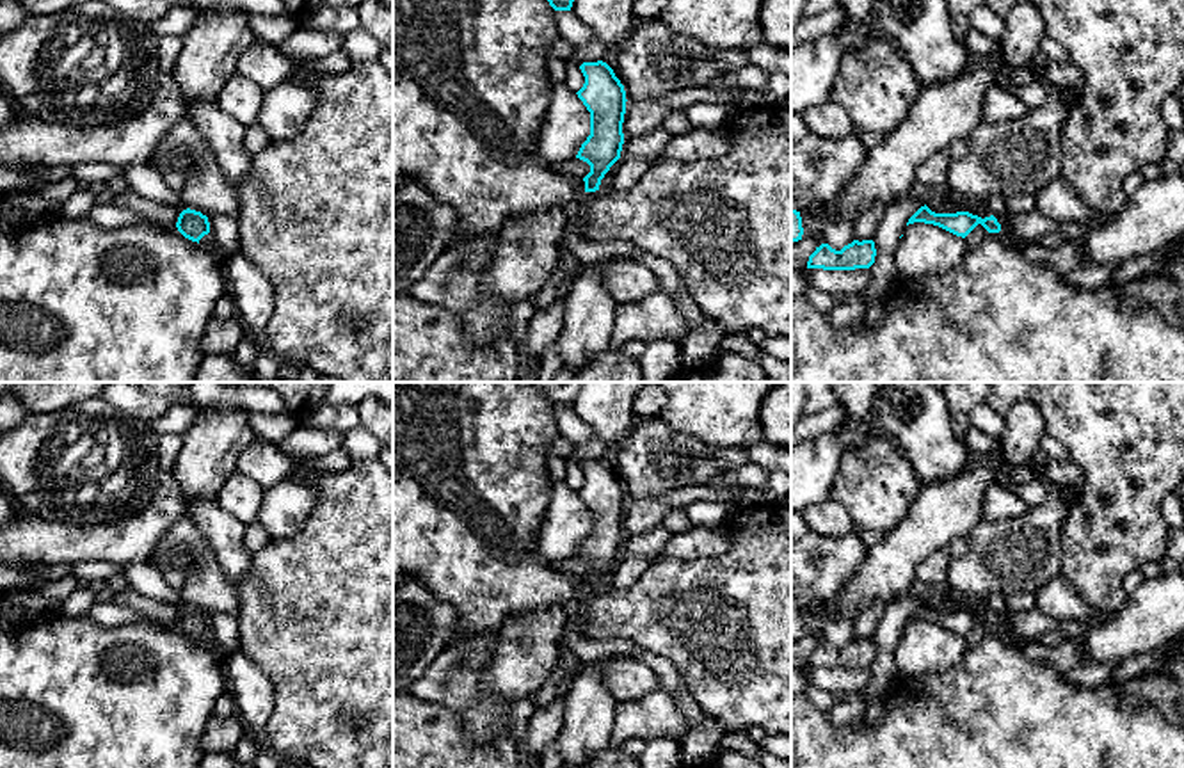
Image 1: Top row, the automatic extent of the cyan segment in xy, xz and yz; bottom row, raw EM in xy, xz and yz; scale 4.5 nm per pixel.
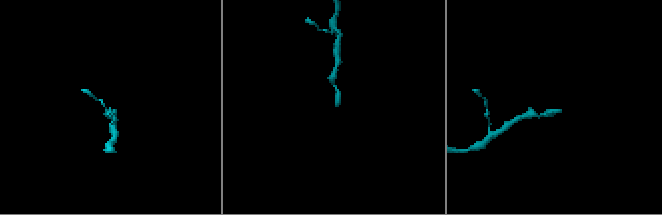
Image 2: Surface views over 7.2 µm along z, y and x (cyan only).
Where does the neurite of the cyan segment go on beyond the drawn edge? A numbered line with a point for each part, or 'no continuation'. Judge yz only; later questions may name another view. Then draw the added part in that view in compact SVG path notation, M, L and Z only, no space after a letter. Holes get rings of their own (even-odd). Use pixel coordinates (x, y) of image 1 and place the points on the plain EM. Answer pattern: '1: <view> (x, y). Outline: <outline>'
1: yz (1026, 623). Outline: M1040 608L1012 610L1001 622L999 633L1008 636L1010 631L1020 636L1042 636L1051 631L1060 631L1067 638L1083 638L1090 628L1106 620L1108 613L1095 612L1086 620L1054 620Z

